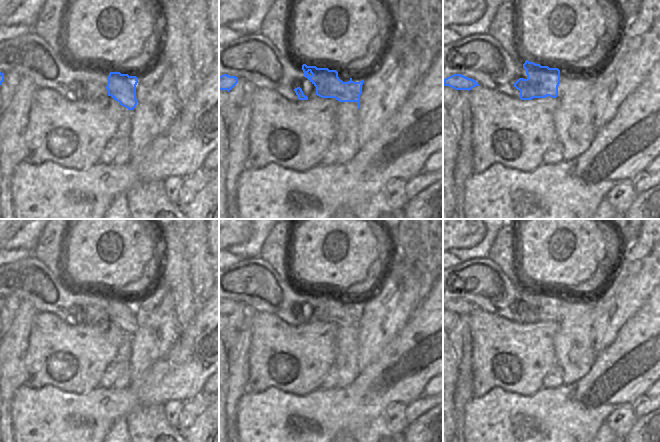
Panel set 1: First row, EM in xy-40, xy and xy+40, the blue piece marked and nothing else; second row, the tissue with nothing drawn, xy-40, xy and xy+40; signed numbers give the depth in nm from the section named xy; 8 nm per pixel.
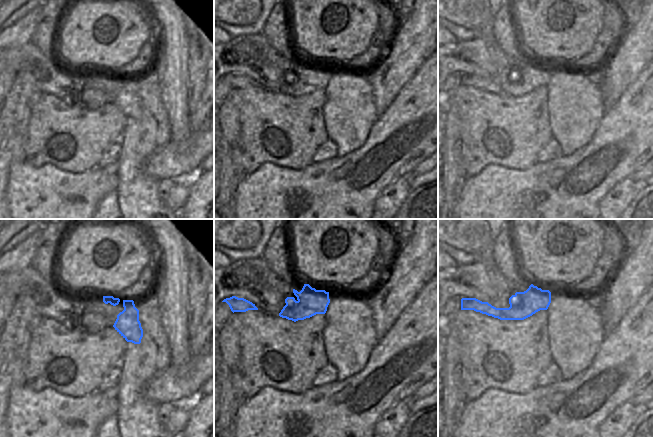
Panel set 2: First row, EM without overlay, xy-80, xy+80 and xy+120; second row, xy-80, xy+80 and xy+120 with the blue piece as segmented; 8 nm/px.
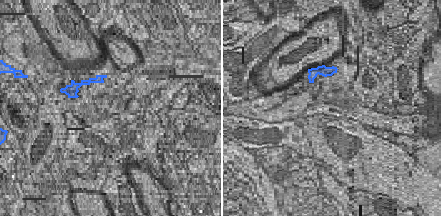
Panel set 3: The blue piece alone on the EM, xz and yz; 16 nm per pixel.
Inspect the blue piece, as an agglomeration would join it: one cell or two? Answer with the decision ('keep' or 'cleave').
cleave

